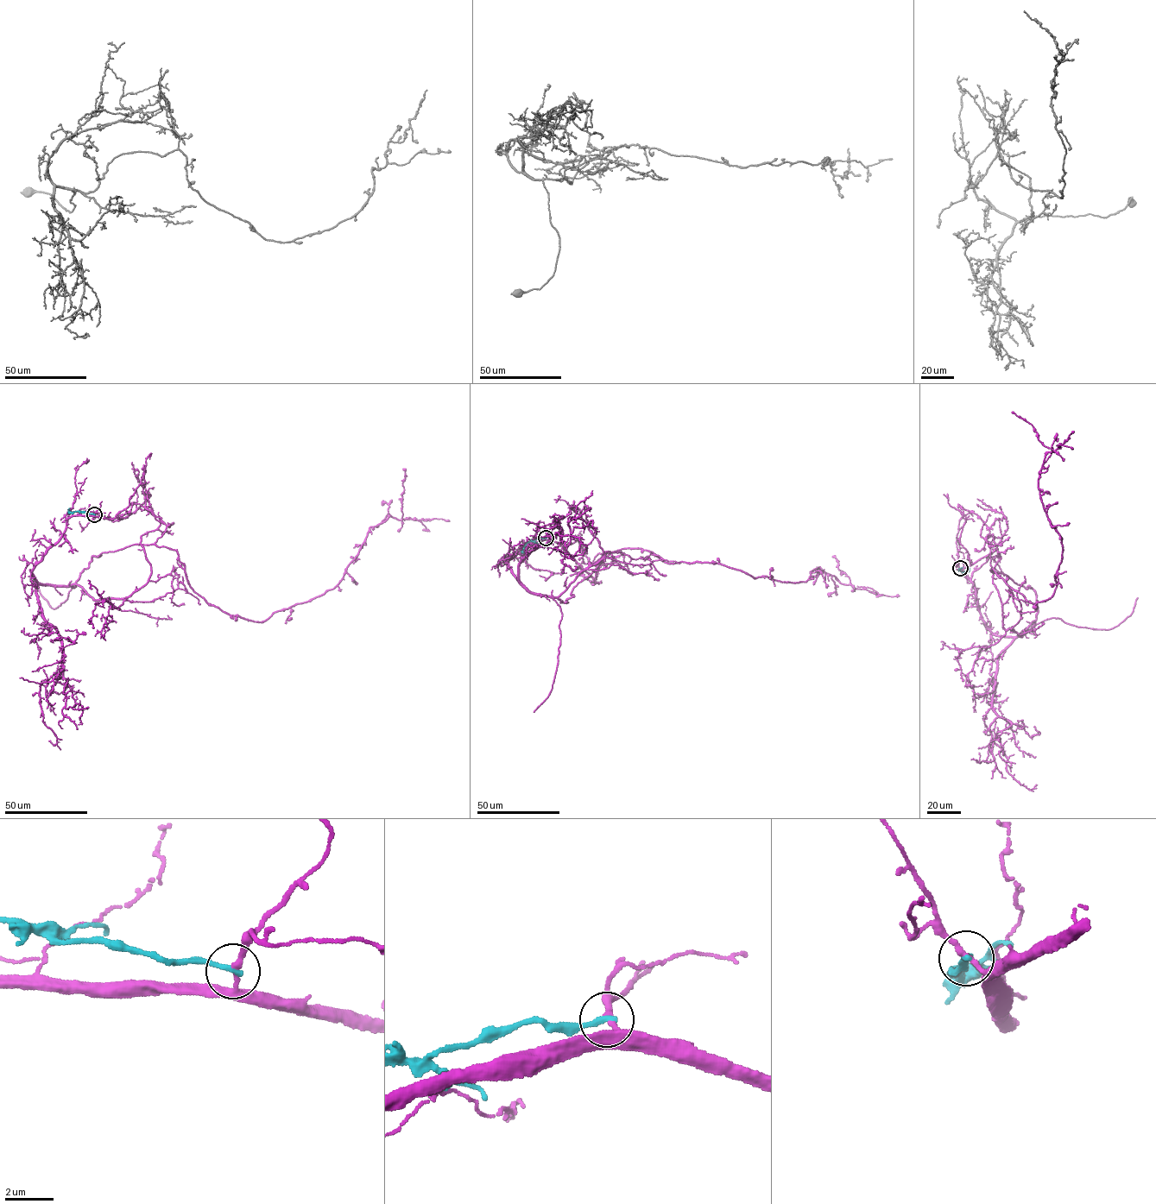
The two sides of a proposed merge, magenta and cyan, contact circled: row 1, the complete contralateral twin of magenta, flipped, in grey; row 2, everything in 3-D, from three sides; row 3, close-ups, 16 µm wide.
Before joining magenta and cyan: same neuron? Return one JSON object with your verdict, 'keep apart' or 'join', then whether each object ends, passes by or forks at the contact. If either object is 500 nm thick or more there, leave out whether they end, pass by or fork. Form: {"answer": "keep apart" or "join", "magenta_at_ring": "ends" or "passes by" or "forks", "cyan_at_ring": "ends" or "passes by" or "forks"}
{"answer": "keep apart", "magenta_at_ring": "passes by", "cyan_at_ring": "ends"}

